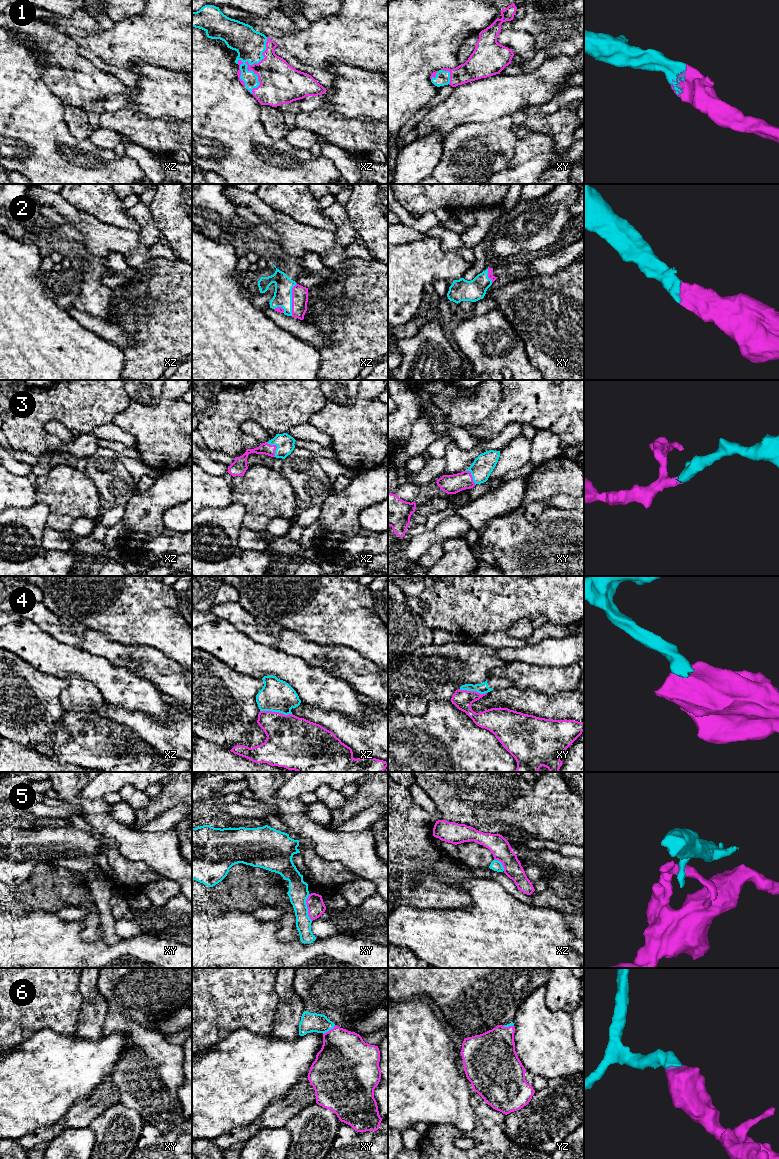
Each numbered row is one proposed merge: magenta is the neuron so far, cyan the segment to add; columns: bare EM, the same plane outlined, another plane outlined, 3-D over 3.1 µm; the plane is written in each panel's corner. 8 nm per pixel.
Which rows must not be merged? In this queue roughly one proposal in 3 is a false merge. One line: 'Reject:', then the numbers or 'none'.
Reject: 4, 5

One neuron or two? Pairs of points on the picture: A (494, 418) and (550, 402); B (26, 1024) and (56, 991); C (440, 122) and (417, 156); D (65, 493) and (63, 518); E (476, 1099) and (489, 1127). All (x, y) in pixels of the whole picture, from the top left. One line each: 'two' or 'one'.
A: one
B: one
C: two
D: one
E: one

